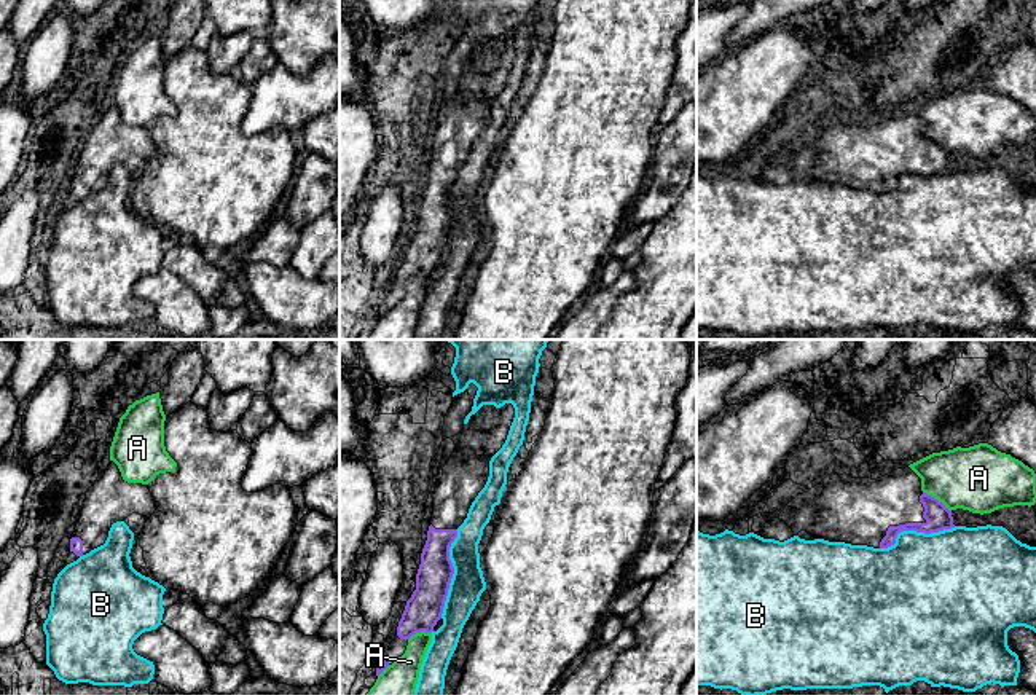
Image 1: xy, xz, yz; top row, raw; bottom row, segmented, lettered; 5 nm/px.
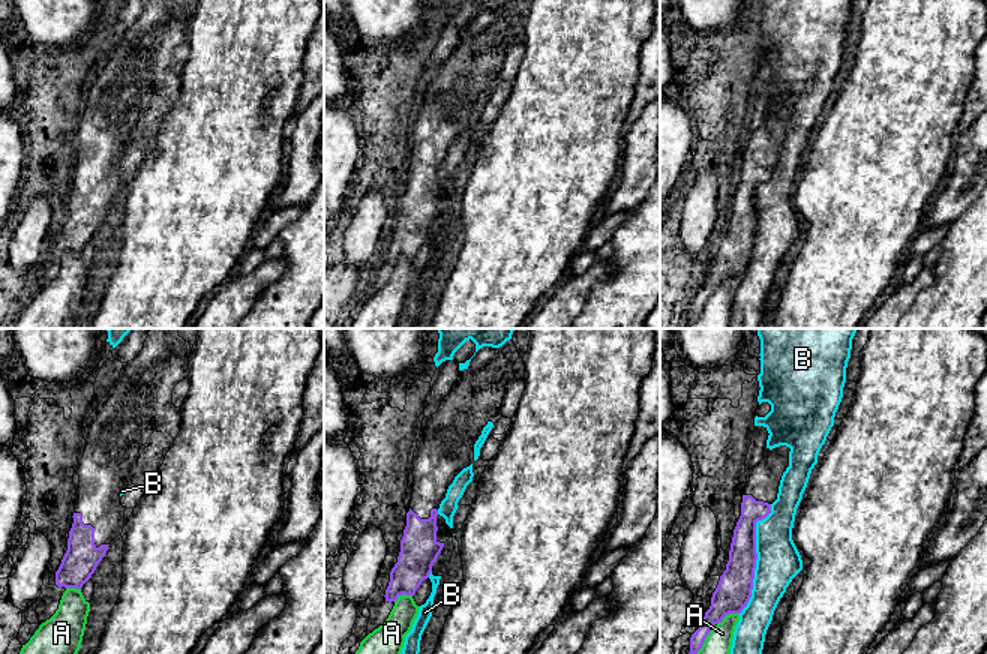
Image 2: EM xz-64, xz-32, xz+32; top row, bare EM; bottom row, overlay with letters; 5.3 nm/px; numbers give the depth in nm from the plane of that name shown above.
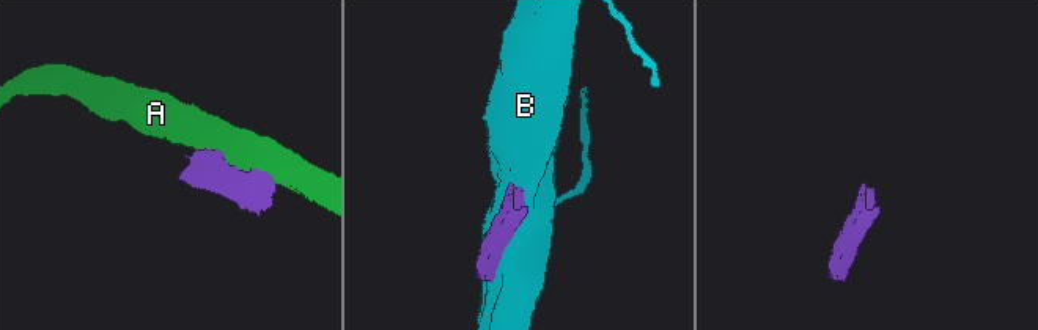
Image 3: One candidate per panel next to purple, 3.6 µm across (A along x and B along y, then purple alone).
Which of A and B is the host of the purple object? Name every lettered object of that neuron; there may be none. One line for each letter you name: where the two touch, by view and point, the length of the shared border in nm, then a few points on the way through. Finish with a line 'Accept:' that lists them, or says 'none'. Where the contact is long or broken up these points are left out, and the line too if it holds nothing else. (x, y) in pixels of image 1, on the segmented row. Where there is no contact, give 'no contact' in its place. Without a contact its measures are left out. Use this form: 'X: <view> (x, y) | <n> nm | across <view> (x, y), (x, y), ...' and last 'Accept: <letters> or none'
Accept: none

